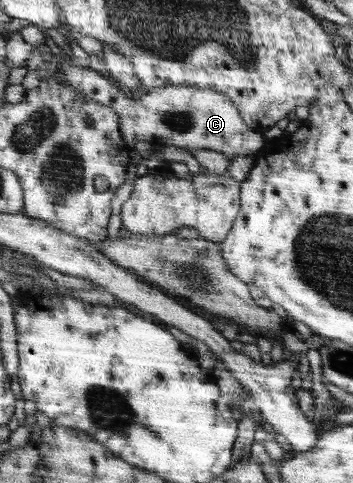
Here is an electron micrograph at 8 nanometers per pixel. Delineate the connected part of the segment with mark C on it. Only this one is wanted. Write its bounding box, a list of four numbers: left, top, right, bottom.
[61,58,265,157]

